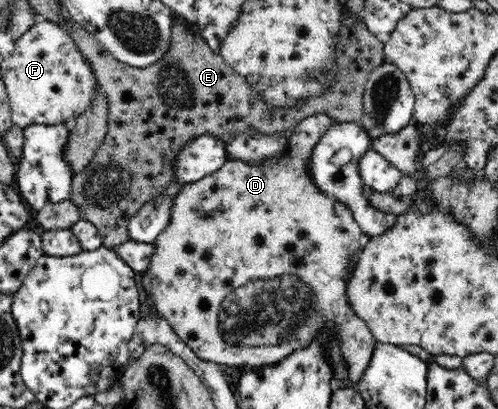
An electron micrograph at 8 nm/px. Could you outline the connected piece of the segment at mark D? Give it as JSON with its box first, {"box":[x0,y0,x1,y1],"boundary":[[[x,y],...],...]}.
{"box":[146,114,377,386],"boundary":[[[325,114],[308,116],[290,131],[284,148],[279,153],[260,161],[229,158],[221,170],[215,174],[194,183],[184,183],[180,192],[174,197],[174,214],[171,216],[171,222],[166,231],[154,243],[155,252],[146,273],[149,275],[149,285],[152,288],[151,297],[154,302],[154,310],[157,309],[158,314],[167,320],[175,334],[179,335],[179,338],[202,360],[228,367],[241,367],[242,365],[262,367],[267,364],[276,364],[279,363],[279,360],[284,360],[289,354],[296,352],[297,349],[305,348],[308,342],[318,335],[320,325],[324,321],[331,321],[339,328],[337,342],[339,342],[339,348],[345,362],[349,365],[350,381],[353,386],[363,376],[364,369],[371,361],[372,352],[377,342],[371,331],[368,330],[367,324],[355,314],[348,301],[349,284],[347,283],[346,269],[348,264],[351,264],[351,256],[358,256],[361,253],[361,236],[364,233],[355,221],[349,205],[335,200],[334,197],[327,196],[314,183],[313,176],[310,176],[312,152],[321,137],[327,132],[327,128],[334,123],[334,120]]]}

